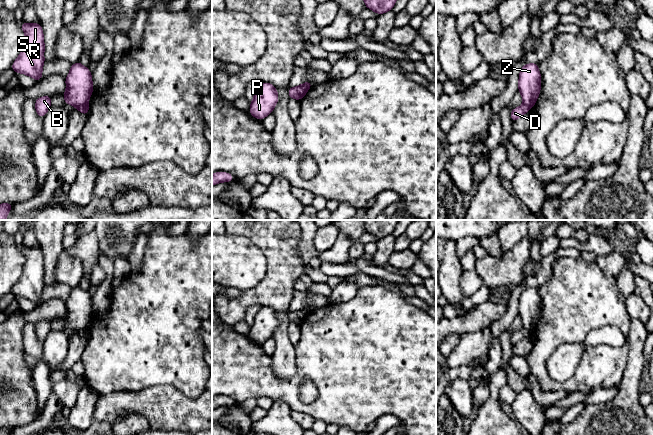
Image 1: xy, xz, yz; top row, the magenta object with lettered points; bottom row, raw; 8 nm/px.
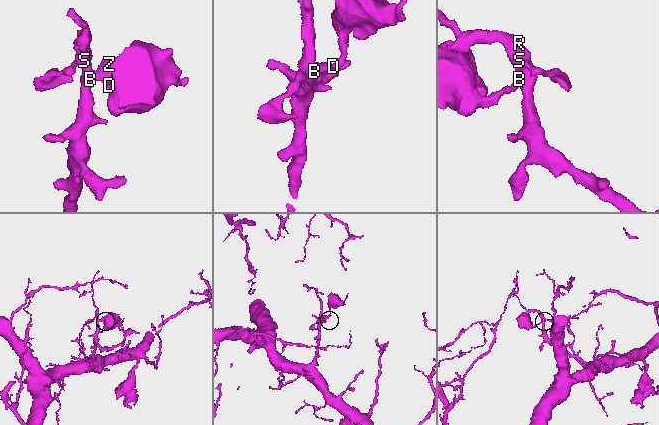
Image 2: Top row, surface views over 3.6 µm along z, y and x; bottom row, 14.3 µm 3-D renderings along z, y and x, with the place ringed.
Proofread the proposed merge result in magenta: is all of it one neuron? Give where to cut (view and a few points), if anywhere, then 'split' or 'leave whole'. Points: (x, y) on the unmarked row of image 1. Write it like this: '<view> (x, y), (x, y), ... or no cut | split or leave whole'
xy (86, 328), (81, 329), (77, 333) | split

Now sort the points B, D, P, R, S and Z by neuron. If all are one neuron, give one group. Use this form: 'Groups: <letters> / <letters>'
Groups: B P R S Z / D

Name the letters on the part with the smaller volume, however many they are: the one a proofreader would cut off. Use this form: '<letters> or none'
D

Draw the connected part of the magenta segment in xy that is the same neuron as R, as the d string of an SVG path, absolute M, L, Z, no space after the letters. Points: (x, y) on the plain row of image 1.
M20 246L26 261L20 279L13 286L11 293L15 297L23 297L34 302L37 306L42 304L44 283L44 259L40 247Z

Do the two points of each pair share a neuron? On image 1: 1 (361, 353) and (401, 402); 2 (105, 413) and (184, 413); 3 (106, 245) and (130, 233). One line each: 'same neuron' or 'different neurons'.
1: same neuron
2: same neuron
3: same neuron

